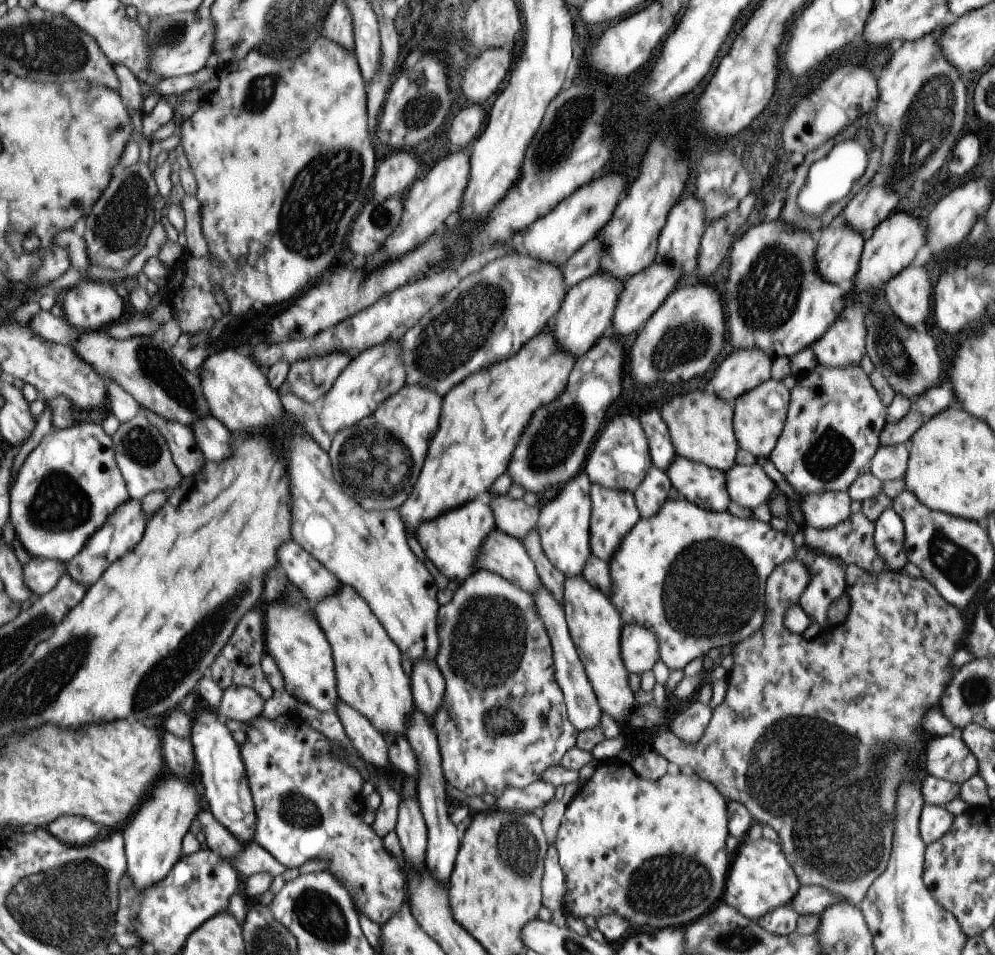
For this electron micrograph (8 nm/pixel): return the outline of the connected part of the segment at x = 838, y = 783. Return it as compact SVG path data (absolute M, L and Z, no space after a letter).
M805 556L797 557L778 564L766 578L764 584L764 617L761 626L749 637L739 641L728 651L732 658L732 667L725 678L726 689L723 701L712 709L712 716L695 743L686 745L669 730L659 732L653 742L655 752L660 754L673 770L689 771L700 779L710 782L719 794L729 801L741 803L752 816L755 823L770 826L778 836L778 843L786 861L794 870L801 886L817 885L828 893L846 901L850 905L859 906L871 882L885 870L891 846L892 828L894 827L894 798L899 781L910 775L912 764L917 763L917 756L922 757L926 734L920 726L923 713L929 707L938 708L939 697L950 681L949 656L959 646L959 640L965 638L965 624L959 616L959 609L945 602L933 585L922 576L918 579L910 577L903 569L890 571L885 568L878 573L868 573L857 565L844 565L845 590L849 608L845 618L835 626L820 629L818 635L805 640L801 635L790 633L782 623L787 609L787 570L789 566L805 565Z

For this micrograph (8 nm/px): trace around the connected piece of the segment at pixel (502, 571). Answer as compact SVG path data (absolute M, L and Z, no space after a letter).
M497 529L487 534L482 542L474 568L498 574L531 596L541 586L534 564L528 559L521 540Z

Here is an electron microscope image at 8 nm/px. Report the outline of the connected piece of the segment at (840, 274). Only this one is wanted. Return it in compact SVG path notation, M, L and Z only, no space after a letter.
M842 216L821 230L815 247L815 270L824 281L844 286L856 273L864 238L844 223Z

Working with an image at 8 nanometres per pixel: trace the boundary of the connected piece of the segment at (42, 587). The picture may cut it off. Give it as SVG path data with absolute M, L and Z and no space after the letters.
M31 557L22 566L22 575L26 585L33 594L39 596L48 593L56 585L59 577L66 572L64 563L41 557Z

